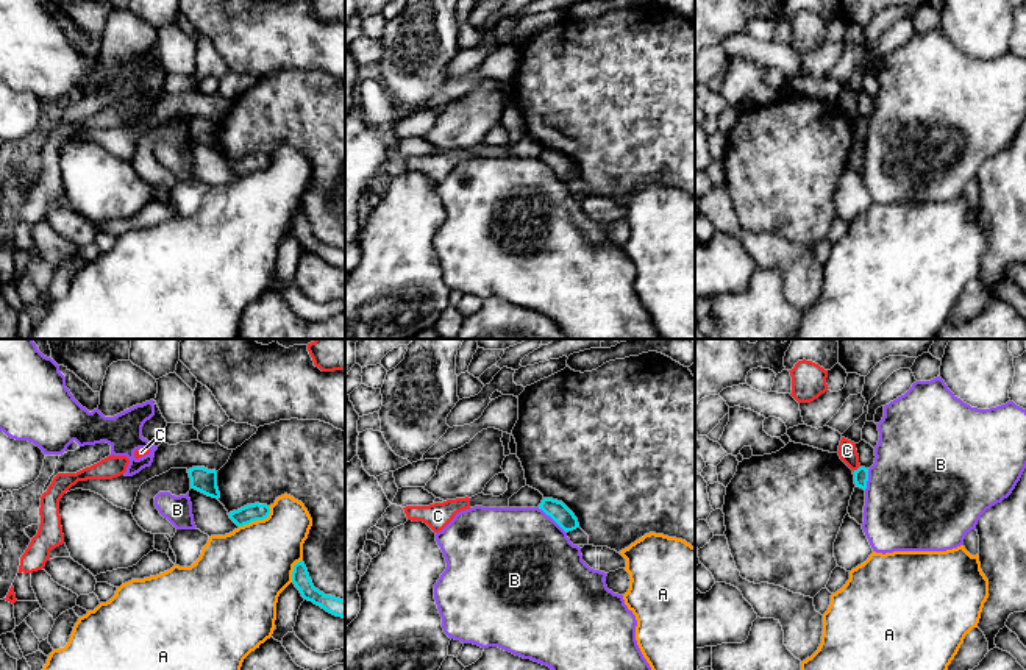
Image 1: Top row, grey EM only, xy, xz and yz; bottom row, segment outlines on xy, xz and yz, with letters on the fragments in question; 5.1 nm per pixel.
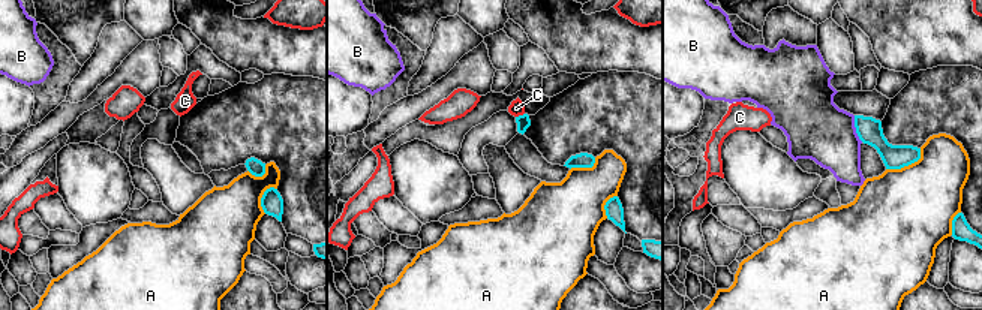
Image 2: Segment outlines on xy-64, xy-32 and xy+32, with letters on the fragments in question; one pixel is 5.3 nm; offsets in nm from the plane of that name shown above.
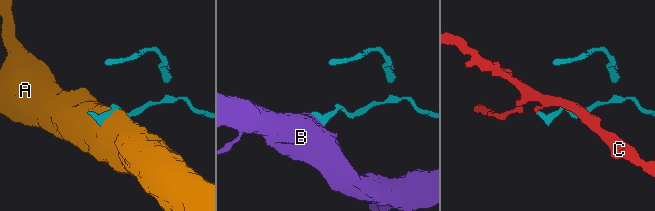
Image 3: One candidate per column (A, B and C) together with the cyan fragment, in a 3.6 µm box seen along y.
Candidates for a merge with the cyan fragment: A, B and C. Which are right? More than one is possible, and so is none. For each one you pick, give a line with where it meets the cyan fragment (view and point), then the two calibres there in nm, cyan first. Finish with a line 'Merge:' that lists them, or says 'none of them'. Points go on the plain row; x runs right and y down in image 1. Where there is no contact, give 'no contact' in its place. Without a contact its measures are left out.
Merge: none of them

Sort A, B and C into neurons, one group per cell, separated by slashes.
A / B / C

